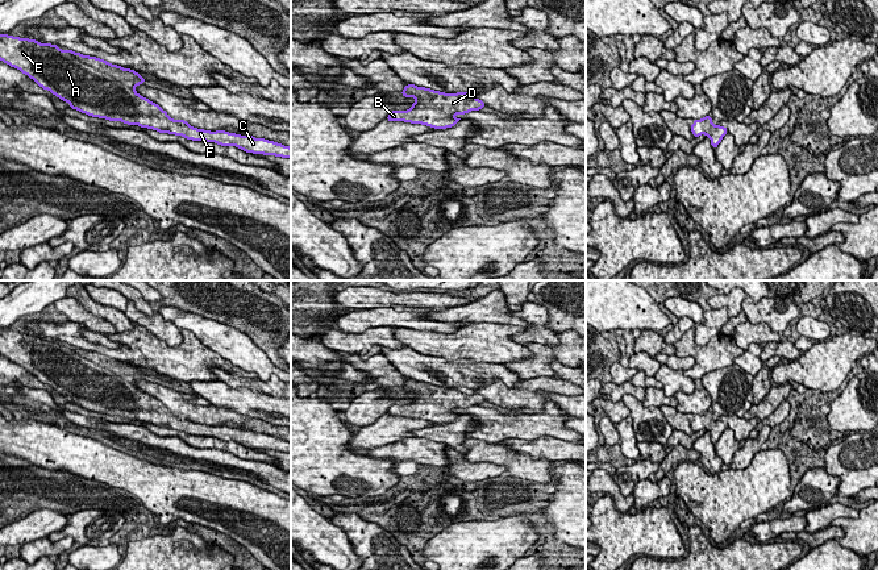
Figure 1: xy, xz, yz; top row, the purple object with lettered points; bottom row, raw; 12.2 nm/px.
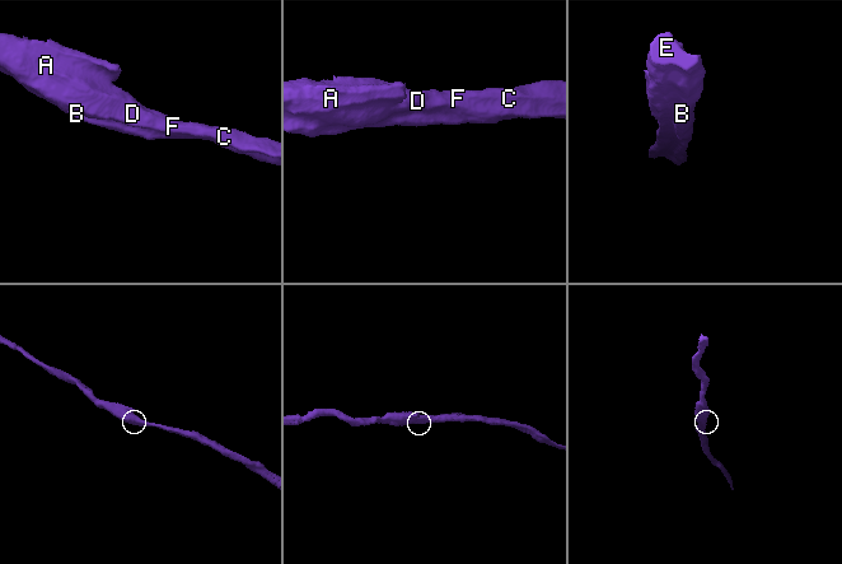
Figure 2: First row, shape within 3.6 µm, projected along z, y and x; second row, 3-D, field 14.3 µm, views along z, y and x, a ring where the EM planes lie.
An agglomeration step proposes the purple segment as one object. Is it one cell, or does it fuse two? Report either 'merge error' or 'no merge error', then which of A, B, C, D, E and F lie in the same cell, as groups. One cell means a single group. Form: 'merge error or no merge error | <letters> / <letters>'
no merge error | A B C D E F

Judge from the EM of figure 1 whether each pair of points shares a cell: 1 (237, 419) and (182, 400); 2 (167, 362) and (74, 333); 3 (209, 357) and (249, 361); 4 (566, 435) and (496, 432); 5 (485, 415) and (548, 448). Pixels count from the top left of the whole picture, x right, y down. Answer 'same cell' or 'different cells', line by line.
1: same cell
2: same cell
3: different cells
4: same cell
5: different cells

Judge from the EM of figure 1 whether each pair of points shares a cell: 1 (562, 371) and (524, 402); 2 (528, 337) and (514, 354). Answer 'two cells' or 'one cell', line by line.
1: two cells
2: two cells

